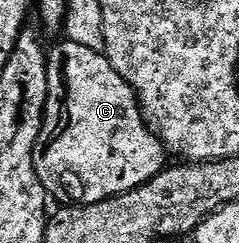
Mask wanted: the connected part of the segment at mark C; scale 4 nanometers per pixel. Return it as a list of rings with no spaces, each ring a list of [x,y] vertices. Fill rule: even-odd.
[[[63,39],[46,58],[48,70],[48,98],[46,114],[42,117],[40,138],[34,147],[36,174],[44,186],[47,197],[54,196],[62,206],[81,206],[104,202],[113,196],[136,190],[148,182],[168,164],[165,144],[158,139],[154,129],[147,124],[138,106],[138,95],[129,83],[112,66],[102,52],[88,50],[80,42]]]

